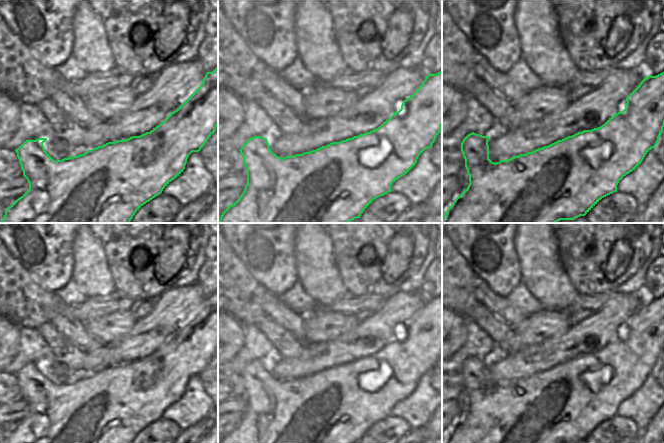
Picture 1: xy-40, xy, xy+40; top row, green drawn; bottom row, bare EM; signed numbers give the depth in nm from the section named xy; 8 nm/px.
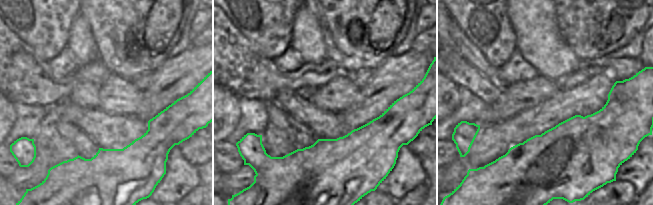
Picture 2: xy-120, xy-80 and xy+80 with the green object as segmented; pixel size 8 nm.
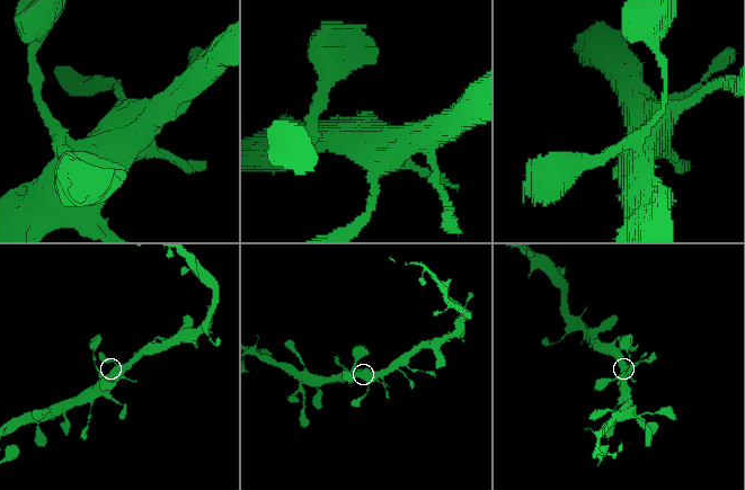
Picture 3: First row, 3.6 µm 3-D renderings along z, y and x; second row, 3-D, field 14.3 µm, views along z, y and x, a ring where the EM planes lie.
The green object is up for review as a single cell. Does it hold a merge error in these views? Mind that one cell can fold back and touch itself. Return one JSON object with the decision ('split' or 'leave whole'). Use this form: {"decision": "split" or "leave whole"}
{"decision": "split"}

